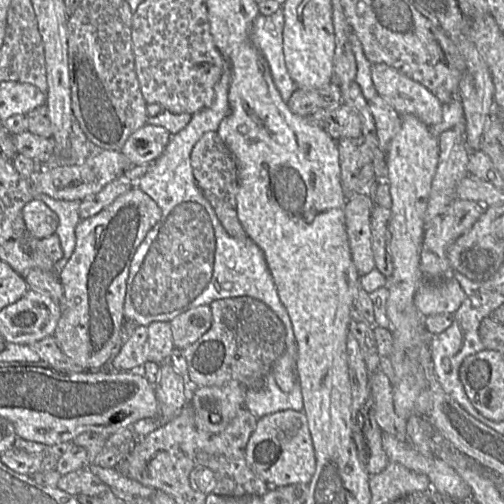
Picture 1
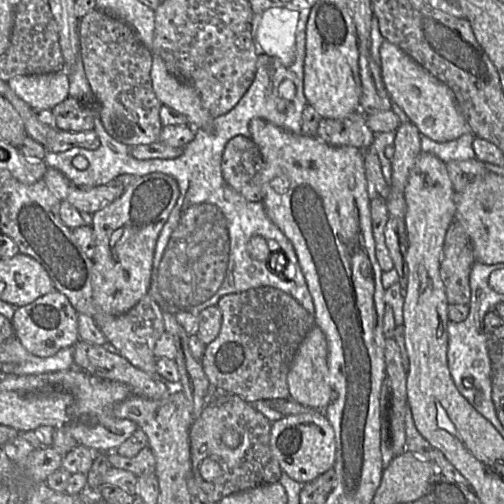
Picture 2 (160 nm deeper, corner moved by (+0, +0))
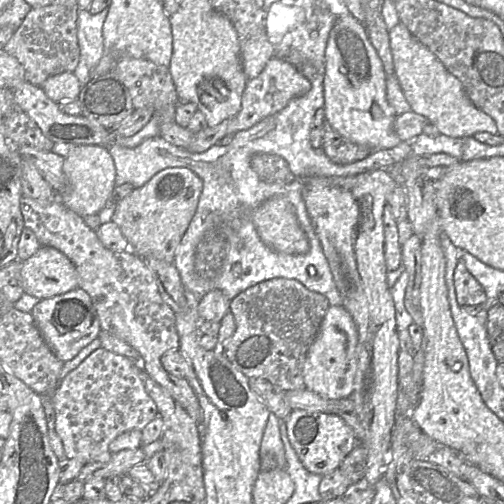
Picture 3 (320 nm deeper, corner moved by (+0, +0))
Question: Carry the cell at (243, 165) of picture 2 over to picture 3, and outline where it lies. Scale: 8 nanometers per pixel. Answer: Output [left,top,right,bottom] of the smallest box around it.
[250,154,298,184]

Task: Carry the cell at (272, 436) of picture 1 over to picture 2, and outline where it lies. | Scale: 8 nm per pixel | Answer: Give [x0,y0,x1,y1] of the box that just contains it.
[270,410,336,484]

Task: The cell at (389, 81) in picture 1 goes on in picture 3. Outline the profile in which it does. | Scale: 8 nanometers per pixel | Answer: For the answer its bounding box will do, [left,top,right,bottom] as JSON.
[389,22,497,138]

